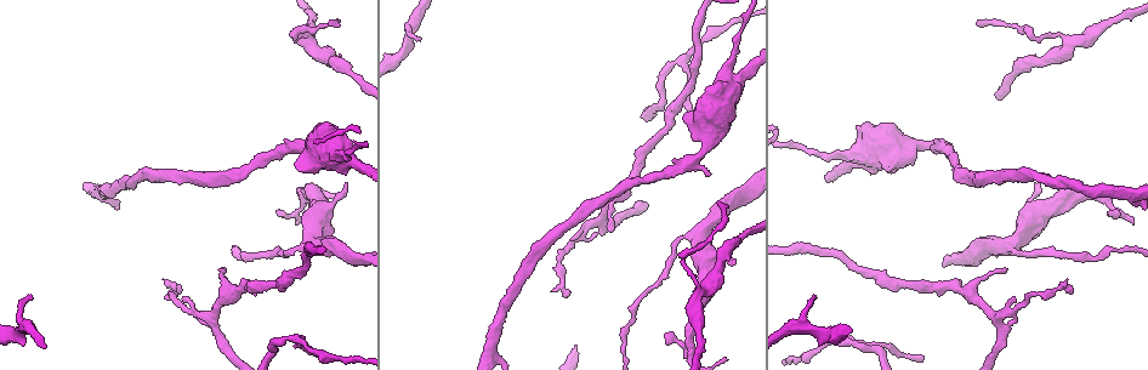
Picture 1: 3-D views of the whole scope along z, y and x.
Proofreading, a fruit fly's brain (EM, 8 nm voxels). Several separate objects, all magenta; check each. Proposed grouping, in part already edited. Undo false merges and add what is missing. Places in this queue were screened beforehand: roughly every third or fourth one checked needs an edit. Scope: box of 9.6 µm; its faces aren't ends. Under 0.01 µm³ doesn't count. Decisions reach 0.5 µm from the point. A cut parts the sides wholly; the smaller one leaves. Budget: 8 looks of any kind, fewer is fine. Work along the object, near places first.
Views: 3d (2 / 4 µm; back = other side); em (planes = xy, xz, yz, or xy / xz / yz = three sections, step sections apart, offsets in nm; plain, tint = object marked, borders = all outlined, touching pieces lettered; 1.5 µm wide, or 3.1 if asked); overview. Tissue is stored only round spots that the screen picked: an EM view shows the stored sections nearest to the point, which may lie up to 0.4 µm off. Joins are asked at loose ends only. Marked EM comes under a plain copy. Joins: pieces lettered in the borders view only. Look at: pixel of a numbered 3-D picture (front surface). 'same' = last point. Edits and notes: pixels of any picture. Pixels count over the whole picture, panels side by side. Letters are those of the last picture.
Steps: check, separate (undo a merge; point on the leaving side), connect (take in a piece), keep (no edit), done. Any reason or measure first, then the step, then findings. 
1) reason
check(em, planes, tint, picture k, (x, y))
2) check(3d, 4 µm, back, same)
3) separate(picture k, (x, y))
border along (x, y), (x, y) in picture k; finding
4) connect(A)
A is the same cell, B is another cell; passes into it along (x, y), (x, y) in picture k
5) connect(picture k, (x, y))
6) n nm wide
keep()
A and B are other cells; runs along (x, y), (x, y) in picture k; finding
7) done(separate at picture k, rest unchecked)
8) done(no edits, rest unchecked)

abrupt turn
check(em, planes, borders, picture 1, (684, 261))

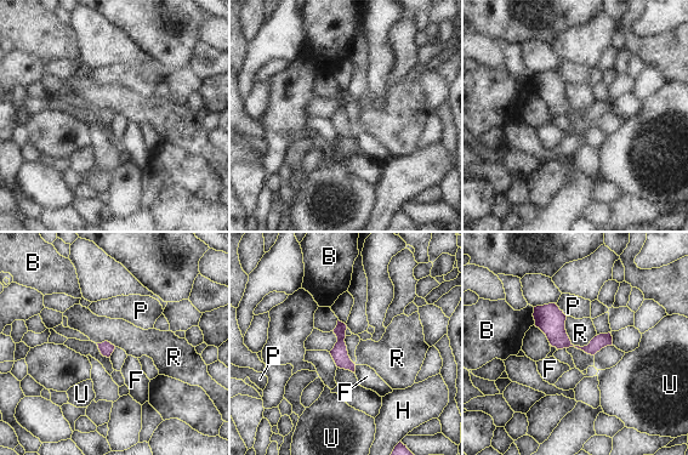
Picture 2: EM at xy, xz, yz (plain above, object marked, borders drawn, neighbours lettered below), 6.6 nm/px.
90 nm wide
keep()
B, F, H, P, R and U are other cells; border along (566, 317), (574, 345), (597, 335) in picture 2; all the same neuron

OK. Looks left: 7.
check(3d, 2 µm, picture 1, (331, 19))

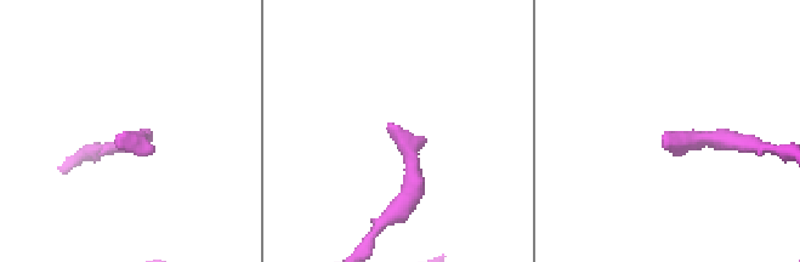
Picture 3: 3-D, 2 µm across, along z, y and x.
shape alone is not enough
check(em, yz, step 4, tint, picture 3, (116, 138))

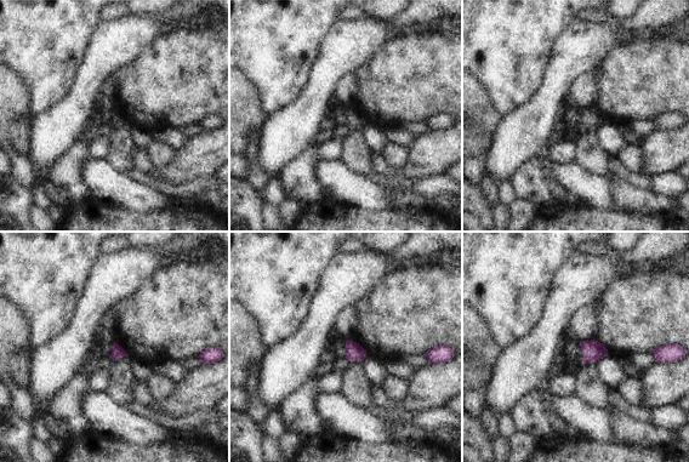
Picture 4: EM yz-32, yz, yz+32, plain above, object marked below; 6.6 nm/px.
check(em, planes, borders, same)

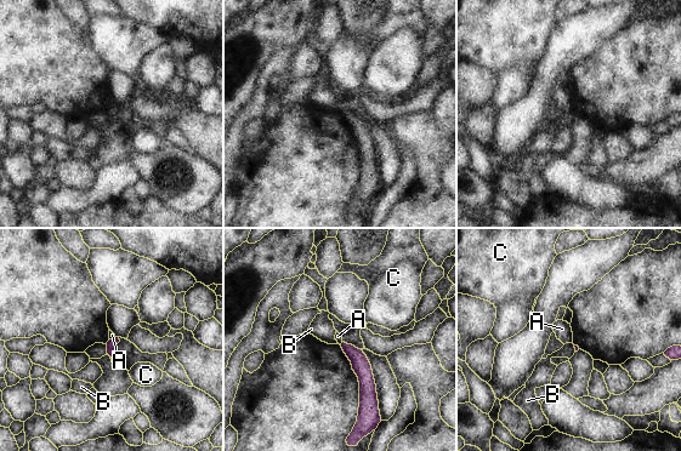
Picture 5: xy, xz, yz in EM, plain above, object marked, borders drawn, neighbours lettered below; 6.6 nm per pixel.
keep()
A, B and C are other cells; border along (106, 344), (108, 354) in picture 5; no lettered piece goes on from it

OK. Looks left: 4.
sudden change in width
check(3d, 2 µm, back, picture 1, (836, 157))

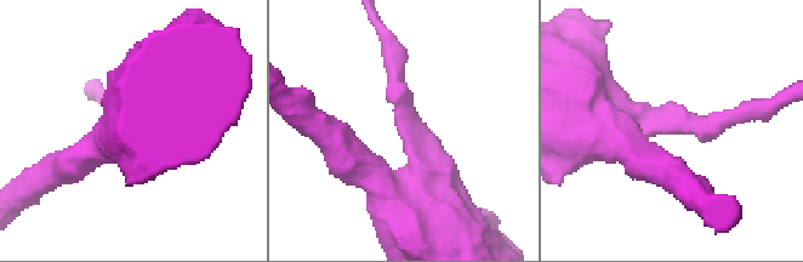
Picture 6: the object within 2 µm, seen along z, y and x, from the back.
check(em, planes, tint, picture 6, (670, 122))

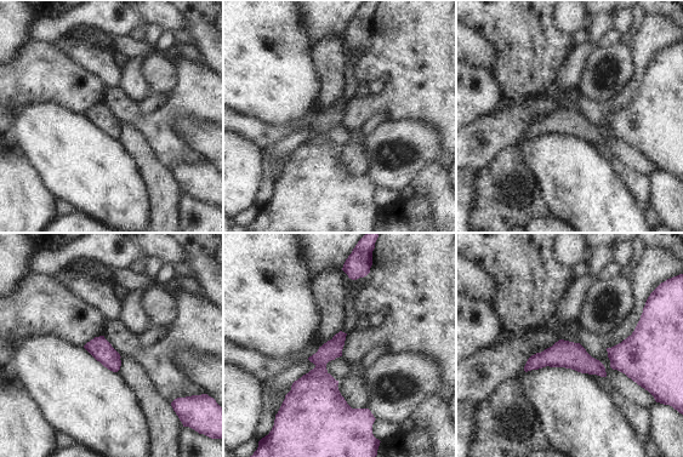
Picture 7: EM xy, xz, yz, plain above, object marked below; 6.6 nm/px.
check(em, planes, borders, same)

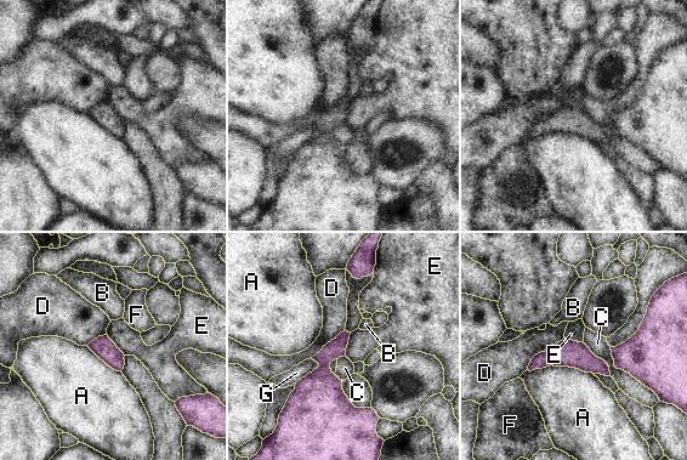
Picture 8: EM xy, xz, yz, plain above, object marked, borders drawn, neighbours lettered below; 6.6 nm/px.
keep()
A, B, C, D, E, F and G are other cells; all the same neuron

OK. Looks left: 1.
done(no edits, rest unchecked)

